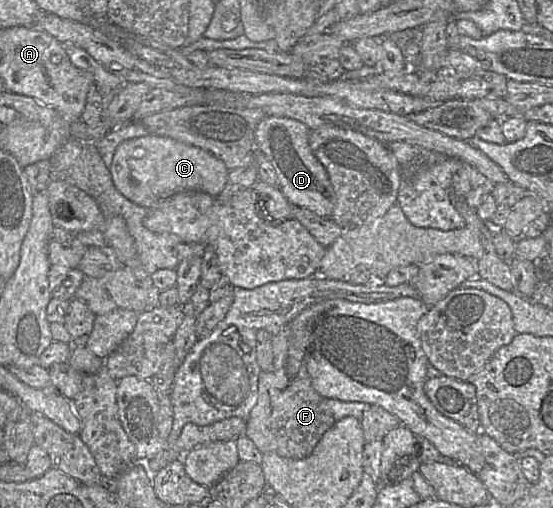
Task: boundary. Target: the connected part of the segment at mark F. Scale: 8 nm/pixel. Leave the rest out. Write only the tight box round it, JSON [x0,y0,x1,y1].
[245,326,336,459]

